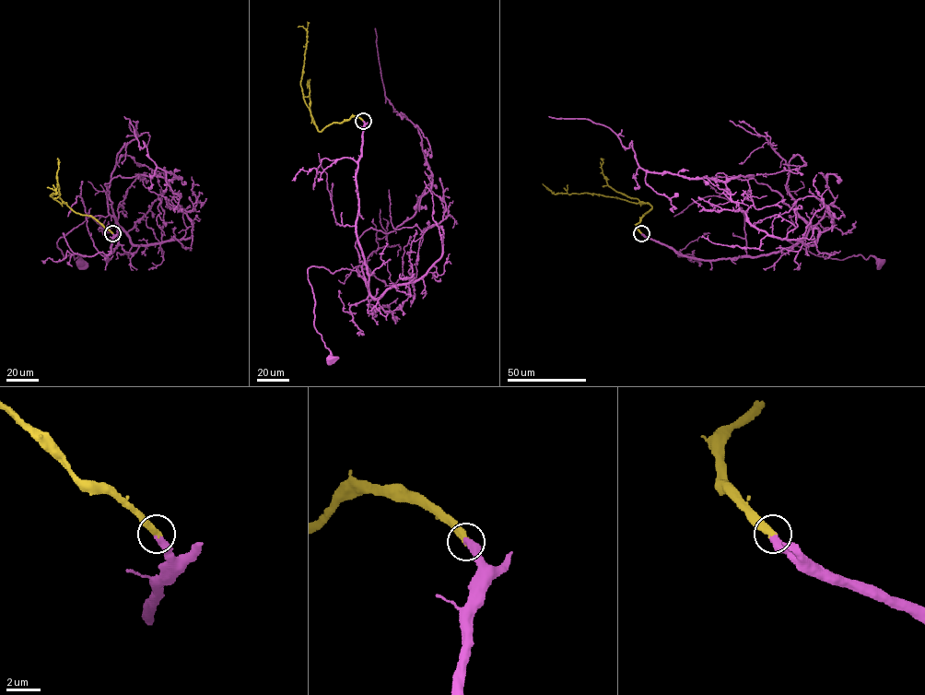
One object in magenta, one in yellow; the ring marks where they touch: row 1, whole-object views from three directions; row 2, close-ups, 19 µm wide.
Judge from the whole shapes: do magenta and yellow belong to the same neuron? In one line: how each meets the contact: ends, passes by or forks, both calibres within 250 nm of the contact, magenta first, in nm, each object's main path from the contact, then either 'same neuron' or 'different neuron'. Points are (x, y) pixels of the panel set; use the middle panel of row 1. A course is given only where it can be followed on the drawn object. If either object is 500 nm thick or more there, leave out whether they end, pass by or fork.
magenta ends there; yellow ends there; 460 nm thick on the magenta side, 440 nm on the other; magenta runs (363, 121), (357, 238), (368, 288), (355, 270), (308, 269), (314, 326), (330, 359); yellow runs (363, 121), (352, 116), (330, 123), (321, 131), (317, 128), (300, 83), (307, 31), (302, 26), (298, 27); same neuron

